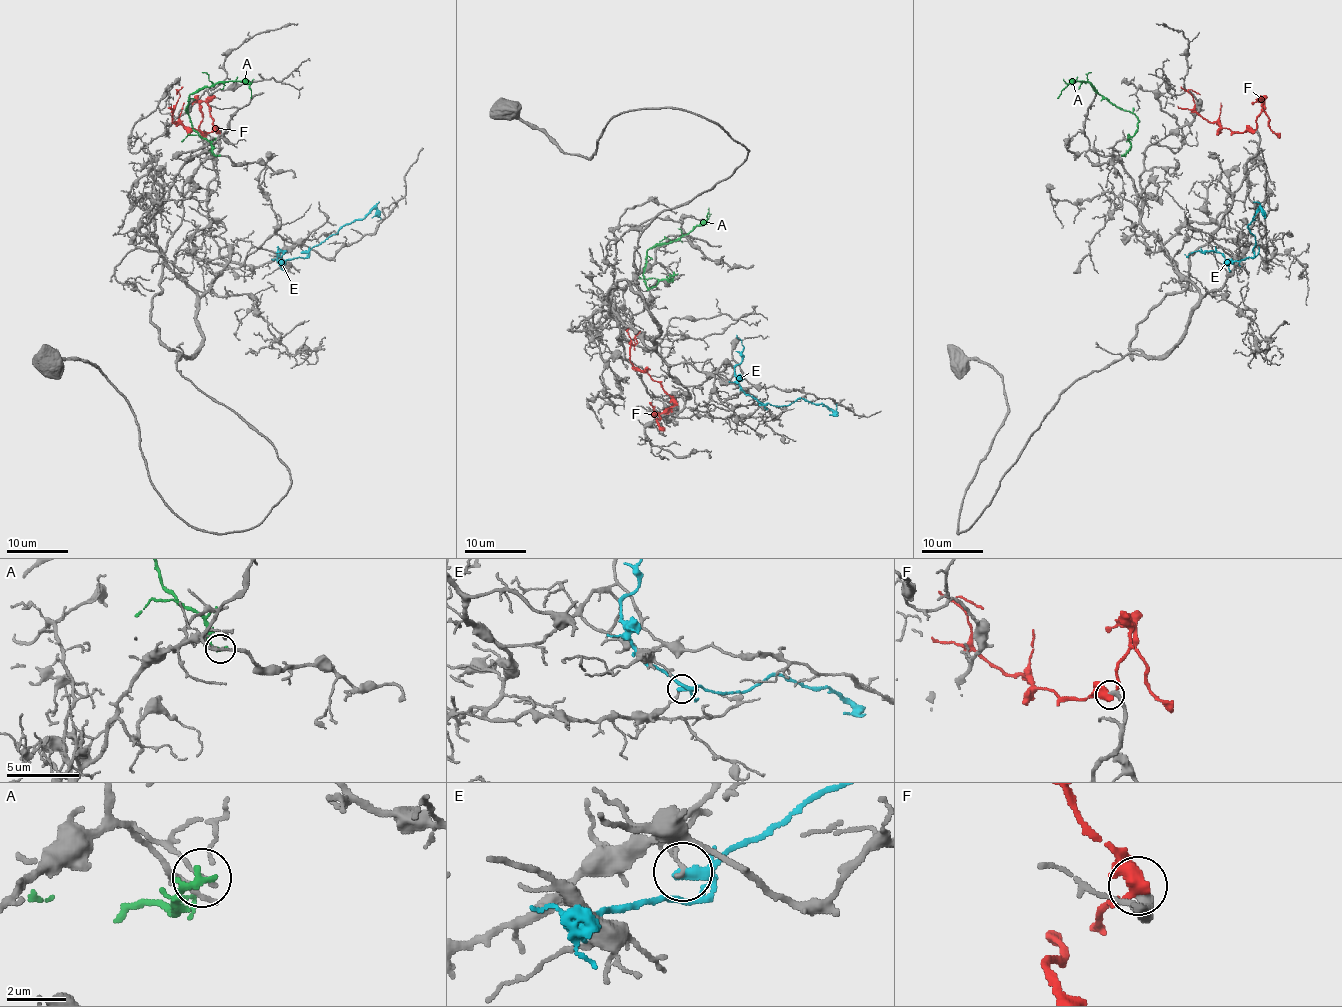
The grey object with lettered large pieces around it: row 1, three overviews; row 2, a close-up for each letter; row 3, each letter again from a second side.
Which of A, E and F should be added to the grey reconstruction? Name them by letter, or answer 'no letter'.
no letter

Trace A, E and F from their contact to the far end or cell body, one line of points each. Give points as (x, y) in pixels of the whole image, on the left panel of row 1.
A: (217, 155), (193, 127), (185, 110), (188, 98), (222, 82), (241, 81), (248, 84), (251, 98)
E: (302, 252), (308, 252), (344, 226), (362, 220), (375, 209), (376, 213), (372, 218)
F: (217, 130), (202, 132), (173, 122), (179, 96), (176, 90), (177, 95)

